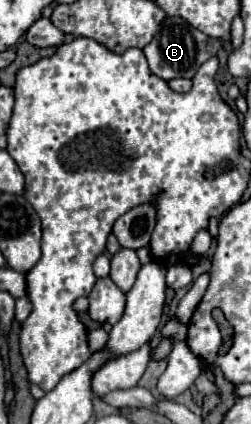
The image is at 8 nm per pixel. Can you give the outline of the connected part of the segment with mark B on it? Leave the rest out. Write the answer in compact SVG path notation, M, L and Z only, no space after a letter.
M164 18L152 42L144 48L144 54L150 70L168 82L172 78L192 78L208 58L216 56L222 42L222 38L208 38L204 32L192 28L188 22L184 22L184 18Z

